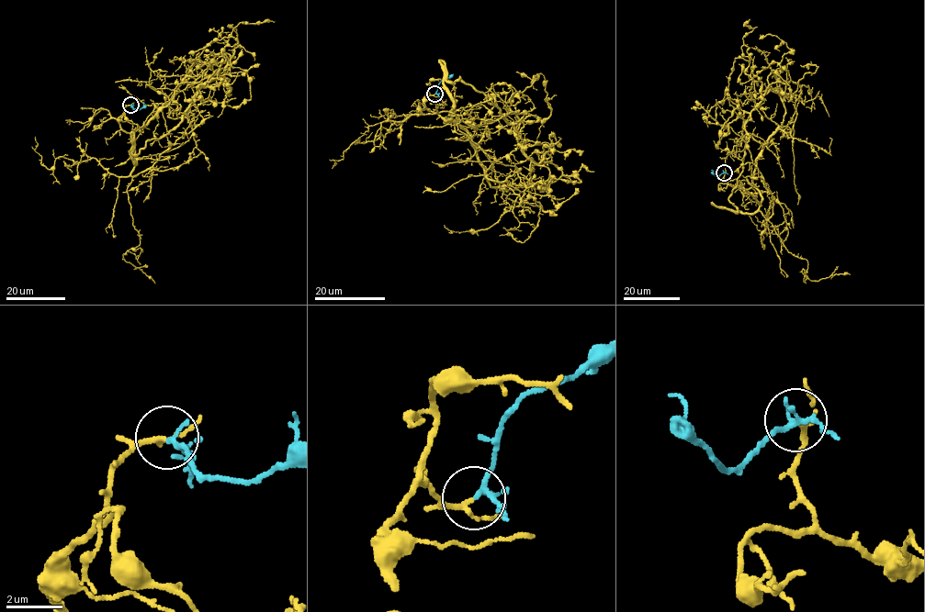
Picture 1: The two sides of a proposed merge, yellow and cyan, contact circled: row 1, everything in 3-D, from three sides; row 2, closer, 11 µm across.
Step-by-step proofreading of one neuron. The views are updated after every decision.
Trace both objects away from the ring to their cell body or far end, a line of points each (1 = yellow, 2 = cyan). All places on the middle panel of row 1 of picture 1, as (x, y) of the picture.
1: (434, 94), (424, 105), (465, 130), (484, 170), (548, 143), (528, 190), (552, 213), (542, 184)
2: (434, 94), (437, 85), (449, 77)

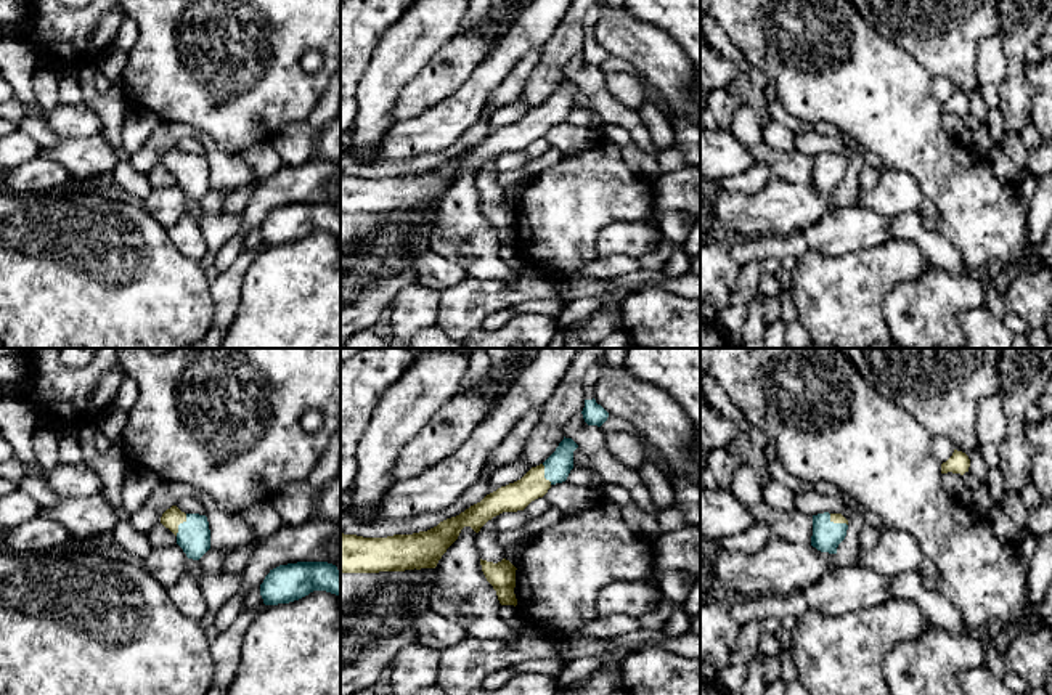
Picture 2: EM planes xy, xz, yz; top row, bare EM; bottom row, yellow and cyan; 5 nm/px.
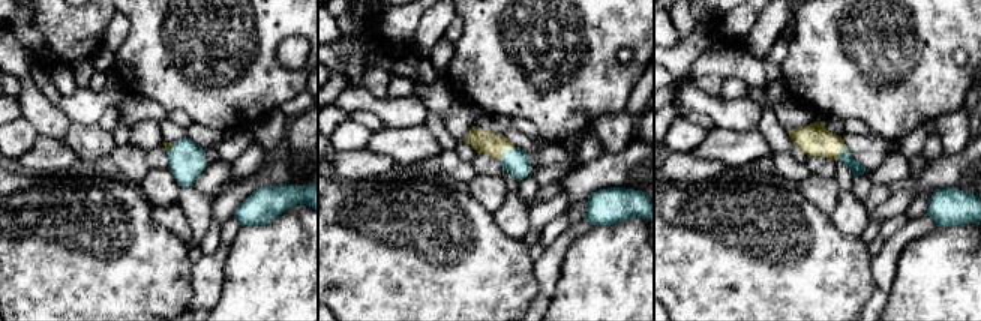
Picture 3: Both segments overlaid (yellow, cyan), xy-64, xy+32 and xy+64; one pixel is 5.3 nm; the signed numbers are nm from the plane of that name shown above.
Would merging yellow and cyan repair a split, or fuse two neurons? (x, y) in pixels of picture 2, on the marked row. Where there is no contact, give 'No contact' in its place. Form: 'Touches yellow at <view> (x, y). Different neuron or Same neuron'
Touches yellow at xy (179, 524). Same neuron

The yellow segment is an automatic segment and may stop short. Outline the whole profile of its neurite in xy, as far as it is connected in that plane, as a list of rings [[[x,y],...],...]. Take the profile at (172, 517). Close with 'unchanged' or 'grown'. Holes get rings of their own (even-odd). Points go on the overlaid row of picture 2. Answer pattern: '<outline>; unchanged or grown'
[[[177,506],[167,509],[161,523],[177,536],[188,559],[199,560],[210,549],[210,530],[206,515],[185,514]]]; grown

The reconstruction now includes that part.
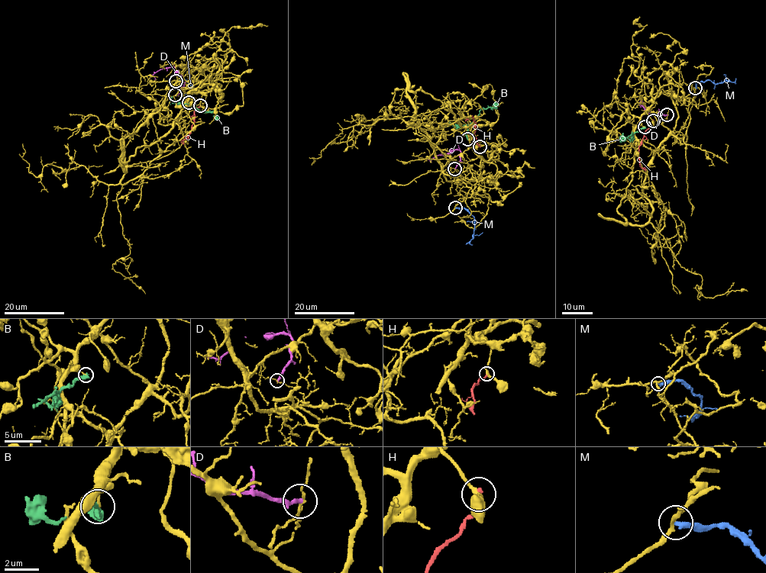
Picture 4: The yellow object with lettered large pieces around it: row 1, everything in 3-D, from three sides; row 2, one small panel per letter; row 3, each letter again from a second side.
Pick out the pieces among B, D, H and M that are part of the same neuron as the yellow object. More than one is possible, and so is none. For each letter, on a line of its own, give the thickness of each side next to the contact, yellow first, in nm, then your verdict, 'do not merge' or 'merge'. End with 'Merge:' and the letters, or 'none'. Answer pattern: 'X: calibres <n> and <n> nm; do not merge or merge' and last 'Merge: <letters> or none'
B: calibres 100 and 400 nm; do not merge
D: calibres 100 and 220 nm; do not merge
H: calibres 220 and 240 nm; do not merge
M: calibres 200 and 320 nm; do not merge
Merge: none

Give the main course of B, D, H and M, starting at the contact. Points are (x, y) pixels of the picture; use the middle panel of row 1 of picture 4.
B: (467, 139), (467, 126), (479, 111), (494, 107), (497, 101)
D: (454, 169), (460, 159), (461, 151), (457, 149), (438, 154), (429, 159), (431, 159)
H: (479, 146), (474, 135), (476, 125), (473, 117), (468, 117), (466, 120)
M: (455, 207), (464, 207), (474, 217), (473, 237), (465, 244)

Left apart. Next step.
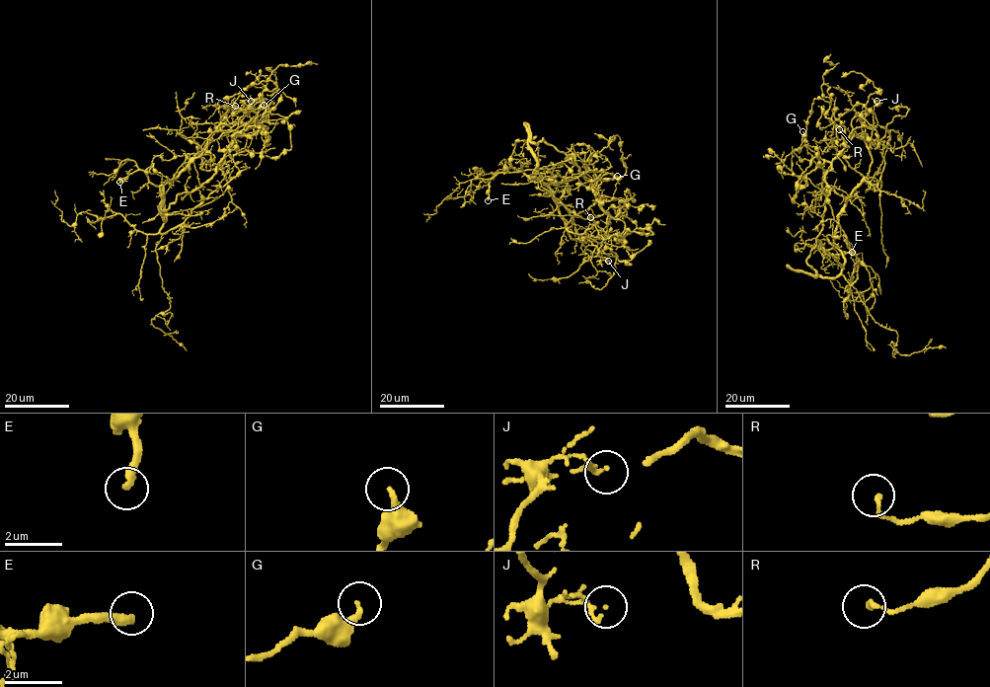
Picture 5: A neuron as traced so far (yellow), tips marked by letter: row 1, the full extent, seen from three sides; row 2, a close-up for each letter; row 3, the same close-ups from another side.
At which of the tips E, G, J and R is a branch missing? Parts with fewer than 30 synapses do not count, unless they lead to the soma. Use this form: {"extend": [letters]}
{"extend": ["E"]}

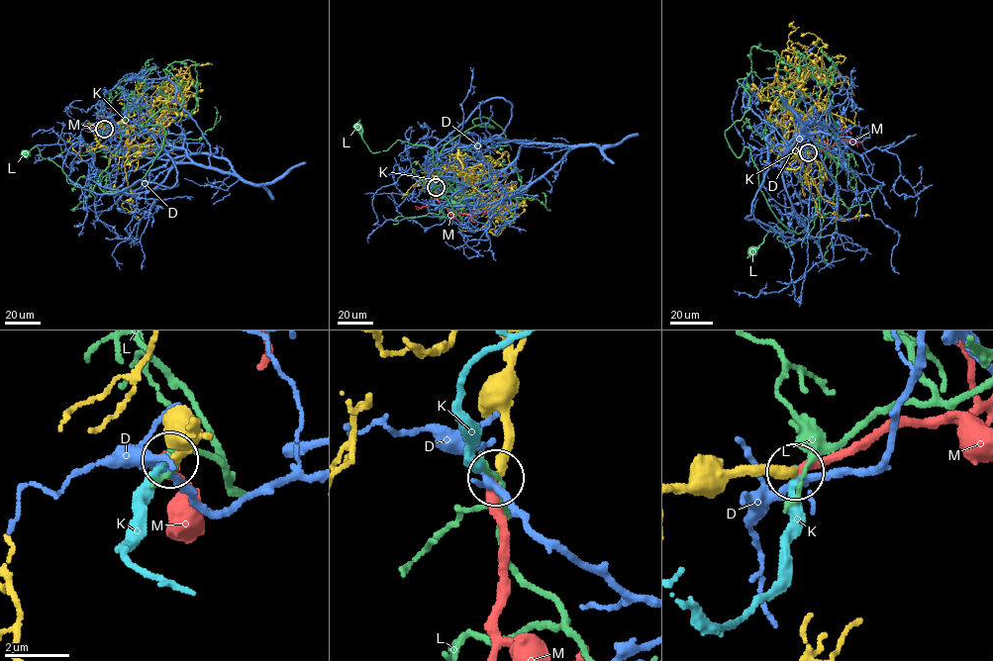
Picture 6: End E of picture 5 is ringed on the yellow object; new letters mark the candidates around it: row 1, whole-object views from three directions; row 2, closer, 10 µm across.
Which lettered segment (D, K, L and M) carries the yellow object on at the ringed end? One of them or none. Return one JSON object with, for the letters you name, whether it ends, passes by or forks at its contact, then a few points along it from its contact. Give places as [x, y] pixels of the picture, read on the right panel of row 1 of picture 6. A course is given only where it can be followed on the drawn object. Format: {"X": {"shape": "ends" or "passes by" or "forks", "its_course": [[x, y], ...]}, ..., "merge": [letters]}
{"M": {"shape": "ends", "its_course": [[808, 152], [823, 150], [843, 139], [847, 140], [845, 132], [847, 128], [851, 134]]}, "merge": ["M"]}

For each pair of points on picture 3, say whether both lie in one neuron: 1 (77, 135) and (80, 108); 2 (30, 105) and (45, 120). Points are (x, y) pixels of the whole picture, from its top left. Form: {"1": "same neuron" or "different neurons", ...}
{"1": "different neurons", "2": "same neuron"}

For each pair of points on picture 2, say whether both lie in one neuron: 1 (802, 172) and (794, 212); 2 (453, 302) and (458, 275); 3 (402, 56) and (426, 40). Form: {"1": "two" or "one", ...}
{"1": "two", "2": "two", "3": "one"}

